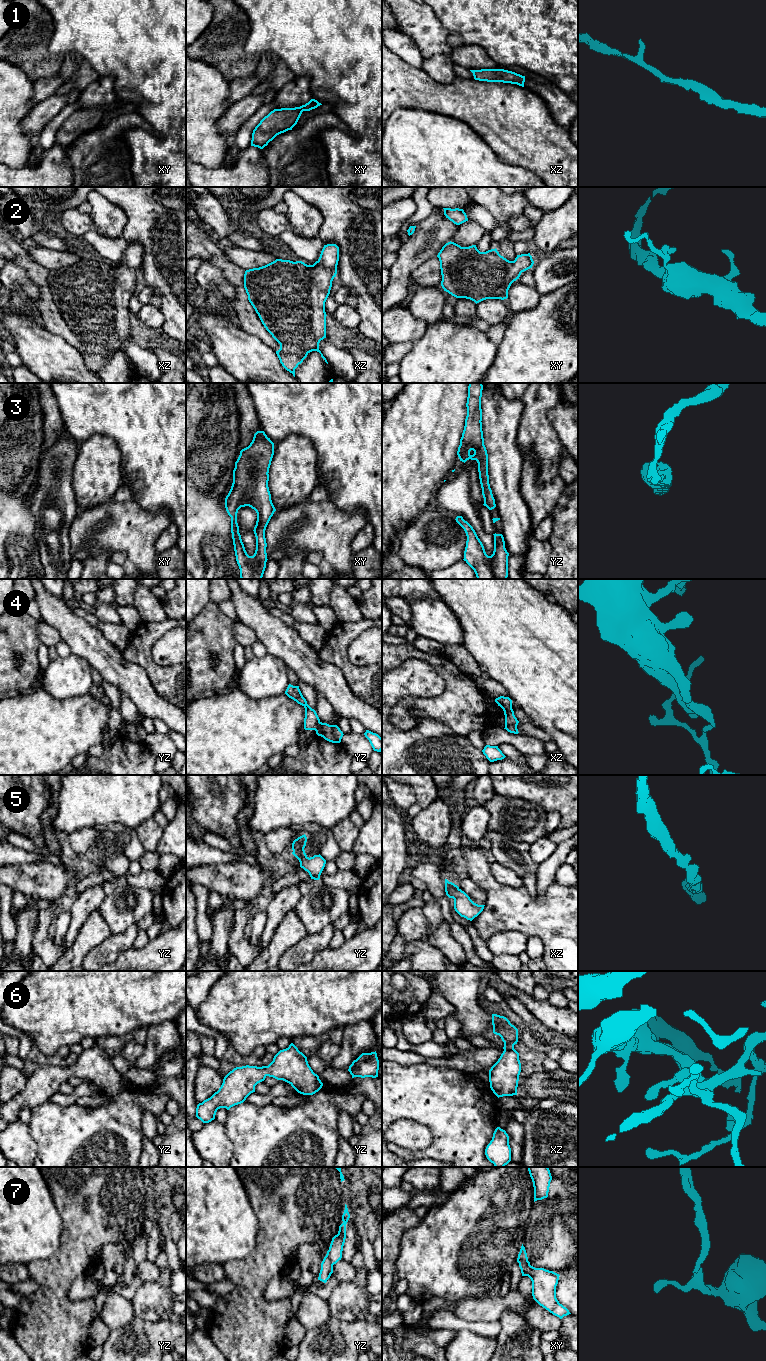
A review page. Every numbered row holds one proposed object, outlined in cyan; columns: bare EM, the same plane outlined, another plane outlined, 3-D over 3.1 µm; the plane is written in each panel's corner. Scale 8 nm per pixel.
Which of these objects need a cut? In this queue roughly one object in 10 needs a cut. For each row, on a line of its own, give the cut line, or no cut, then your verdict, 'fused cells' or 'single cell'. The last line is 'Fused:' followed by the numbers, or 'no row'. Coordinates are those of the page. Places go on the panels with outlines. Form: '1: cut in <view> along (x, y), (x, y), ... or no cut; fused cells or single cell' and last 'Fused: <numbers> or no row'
1: no cut; single cell
2: no cut; single cell
3: no cut; single cell
4: cut in yz along (320, 722), (315, 730); fused cells
5: no cut; single cell
6: no cut; single cell
7: no cut; single cell
Fused: 4

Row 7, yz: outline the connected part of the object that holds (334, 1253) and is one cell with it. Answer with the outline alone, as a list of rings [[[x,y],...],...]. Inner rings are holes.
[[[347,1205],[342,1215],[343,1223],[339,1226],[338,1234],[332,1238],[329,1250],[321,1263],[318,1280],[326,1283],[333,1273],[333,1265],[342,1258],[343,1246],[346,1239],[346,1224],[350,1218]]]

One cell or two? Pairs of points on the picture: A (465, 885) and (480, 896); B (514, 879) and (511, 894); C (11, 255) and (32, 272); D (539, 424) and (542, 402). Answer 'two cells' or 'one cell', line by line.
A: one cell
B: two cells
C: one cell
D: one cell

